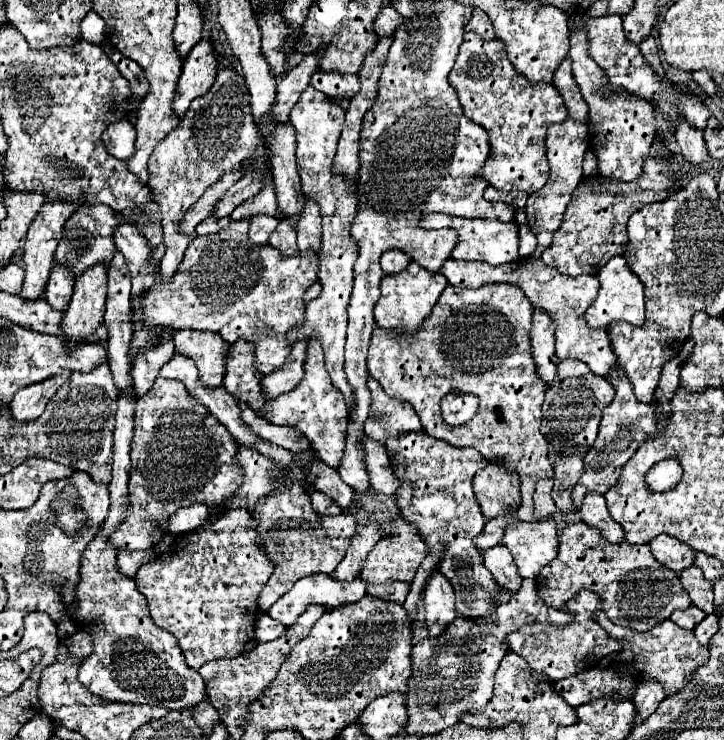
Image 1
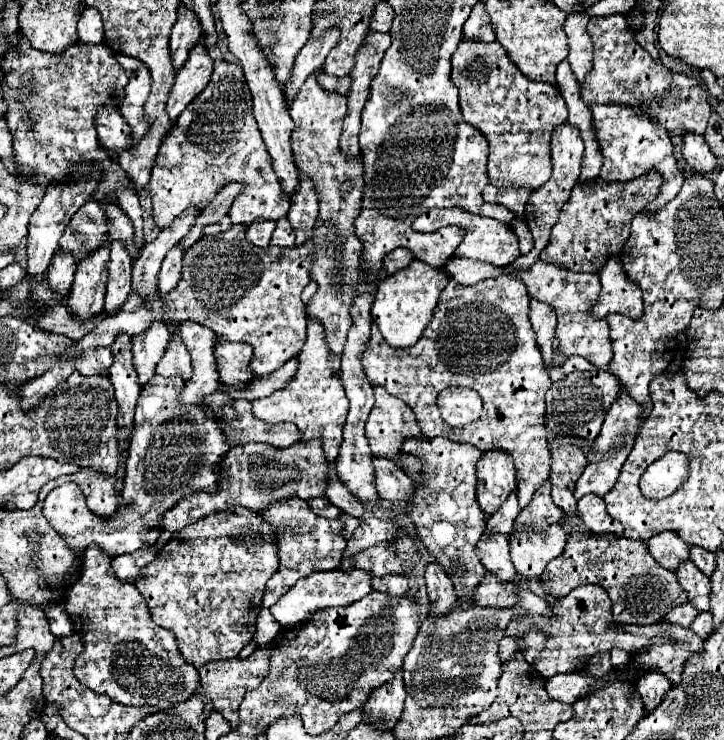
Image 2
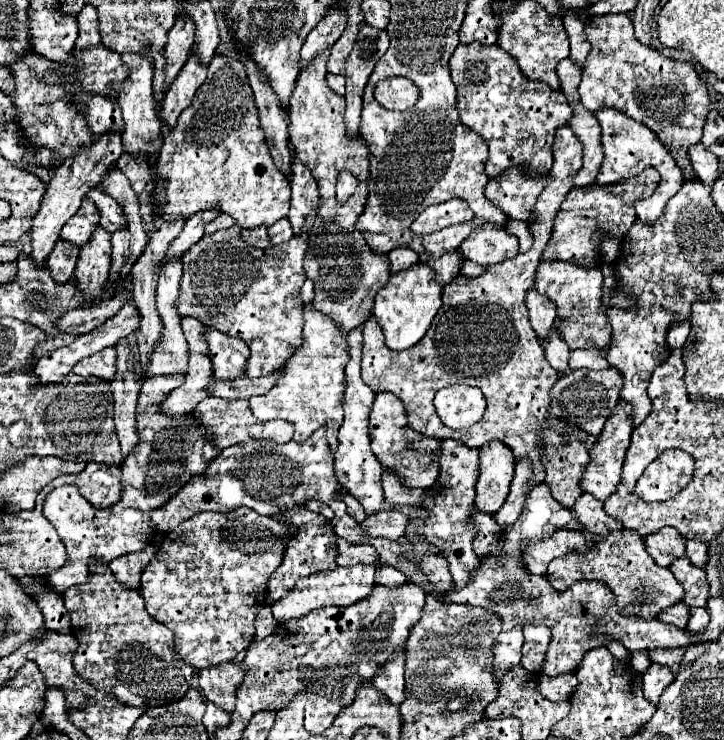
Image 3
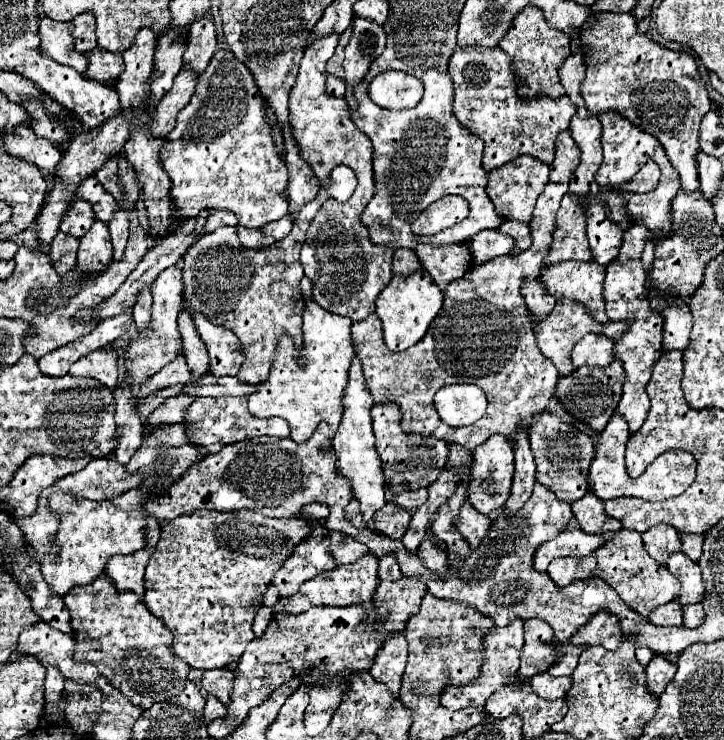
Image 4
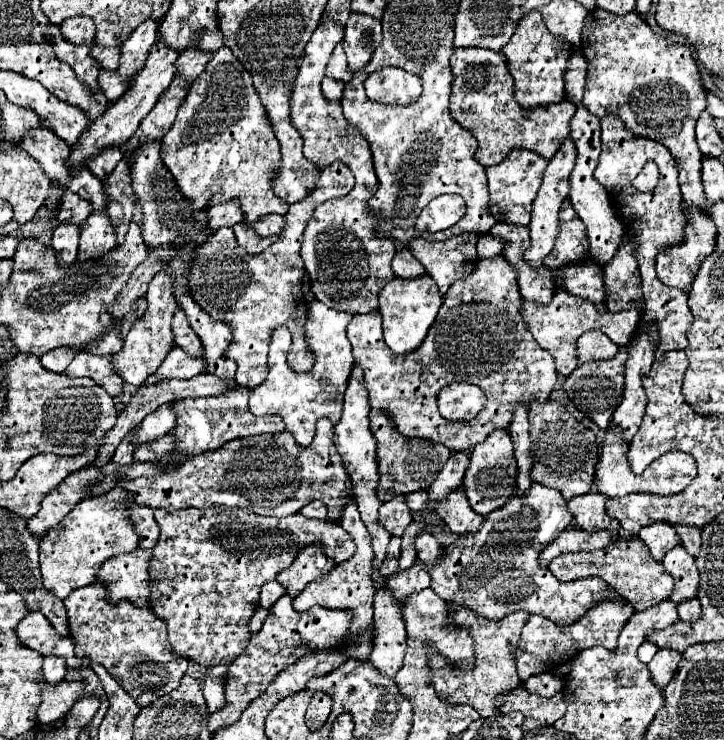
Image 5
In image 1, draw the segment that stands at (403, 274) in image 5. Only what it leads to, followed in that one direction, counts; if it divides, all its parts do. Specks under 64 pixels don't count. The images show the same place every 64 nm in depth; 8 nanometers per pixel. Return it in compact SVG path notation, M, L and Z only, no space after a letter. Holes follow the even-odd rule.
M388 250L384 252L380 264L382 264L382 270L384 274L396 274L396 272L402 272L410 262L410 256L402 250Z

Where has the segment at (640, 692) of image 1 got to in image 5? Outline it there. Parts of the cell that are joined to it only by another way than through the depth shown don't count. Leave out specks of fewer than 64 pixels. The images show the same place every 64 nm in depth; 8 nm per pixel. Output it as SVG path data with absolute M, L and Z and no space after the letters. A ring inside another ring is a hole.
M660 648L656 652L656 656L648 662L648 670L652 674L654 684L658 684L658 688L664 688L672 676L678 670L678 662L680 662L680 652L672 650L672 648Z

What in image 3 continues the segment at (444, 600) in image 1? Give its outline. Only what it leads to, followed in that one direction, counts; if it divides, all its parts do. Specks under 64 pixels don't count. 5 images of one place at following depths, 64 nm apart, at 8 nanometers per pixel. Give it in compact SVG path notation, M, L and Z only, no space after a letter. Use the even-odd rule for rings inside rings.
M426 552L420 558L420 568L426 574L426 578L434 584L436 592L446 592L448 588L452 588L452 576L448 570L448 562L444 560L444 556L440 552Z

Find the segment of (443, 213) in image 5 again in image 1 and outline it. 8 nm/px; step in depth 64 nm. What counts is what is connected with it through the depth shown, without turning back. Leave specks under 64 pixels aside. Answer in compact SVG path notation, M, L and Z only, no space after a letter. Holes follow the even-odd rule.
M442 212L428 214L420 220L420 228L438 230L438 228L456 228L458 230L458 246L452 250L454 260L482 260L492 266L500 266L506 262L518 260L518 224L516 222L500 222L500 220L484 220L484 218L462 218L450 216Z

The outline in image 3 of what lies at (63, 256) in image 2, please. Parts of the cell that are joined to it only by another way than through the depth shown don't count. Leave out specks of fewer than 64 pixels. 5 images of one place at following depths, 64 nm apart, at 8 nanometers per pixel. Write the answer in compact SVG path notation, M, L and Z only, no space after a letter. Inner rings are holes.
M58 240L54 250L50 252L48 256L48 268L52 272L52 278L56 282L62 282L62 280L70 280L72 274L74 274L74 268L76 268L76 260L78 260L78 246L76 244L70 244L66 240Z

